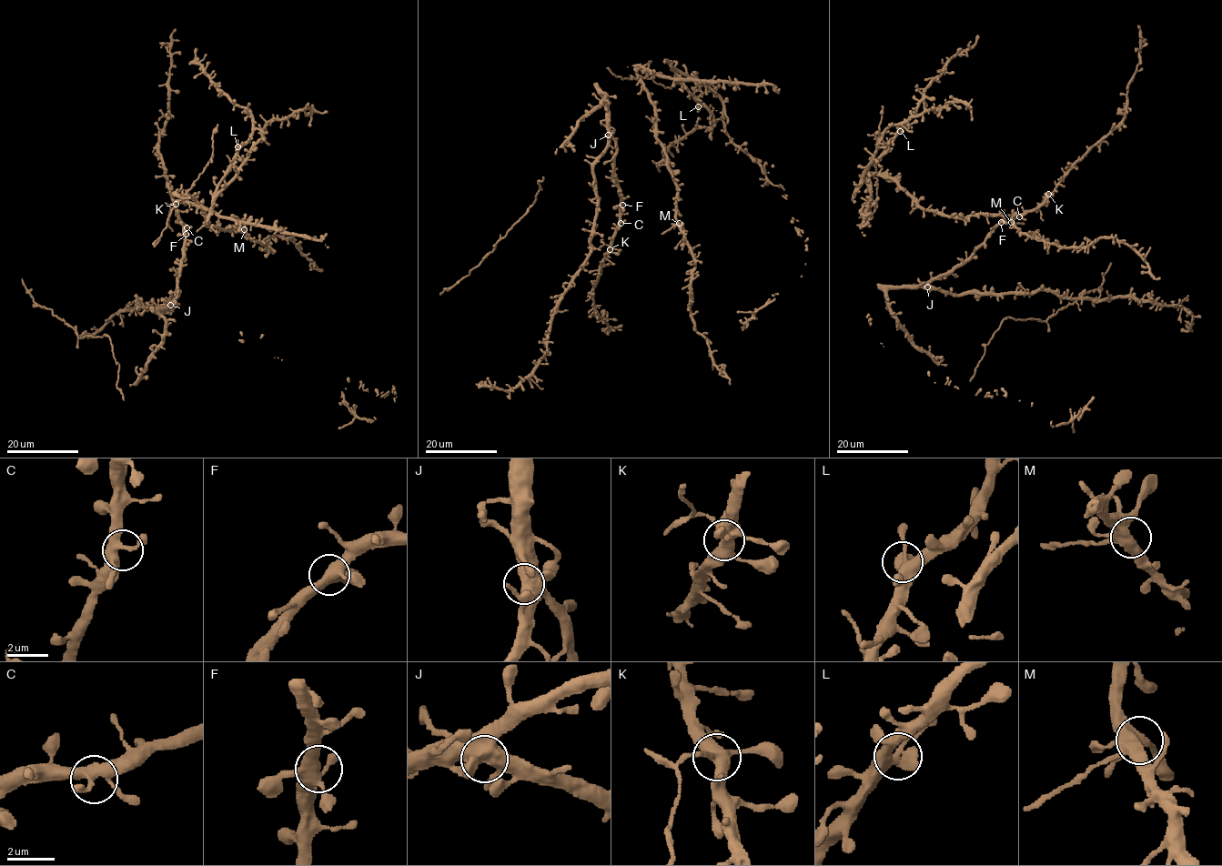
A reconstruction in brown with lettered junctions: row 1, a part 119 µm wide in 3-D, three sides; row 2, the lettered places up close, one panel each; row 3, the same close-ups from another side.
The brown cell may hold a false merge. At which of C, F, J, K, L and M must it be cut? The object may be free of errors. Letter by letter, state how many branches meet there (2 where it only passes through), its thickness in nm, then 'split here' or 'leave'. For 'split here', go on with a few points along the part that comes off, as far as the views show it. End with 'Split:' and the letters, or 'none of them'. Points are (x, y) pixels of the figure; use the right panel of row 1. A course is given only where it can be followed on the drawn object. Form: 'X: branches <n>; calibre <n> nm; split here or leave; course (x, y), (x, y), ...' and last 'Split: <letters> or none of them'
C: branches 4; calibre 360 nm; leave
F: branches 4; calibre 400 nm; leave
J: branches 4; calibre 550 nm; leave
K: branches 4; calibre 440 nm; split here; course (1048, 194), (1045, 195), (1039, 206), (1044, 220)
L: branches 3; calibre 440 nm; leave
M: branches 5; calibre 440 nm; leave
Split: K

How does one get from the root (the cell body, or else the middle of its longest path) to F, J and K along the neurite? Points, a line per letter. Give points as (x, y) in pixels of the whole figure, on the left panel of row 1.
F: (183, 253), (186, 234)
J: (183, 253), (176, 285), (179, 290), (177, 297), (170, 305)
K: (183, 253), (185, 227), (176, 204)

